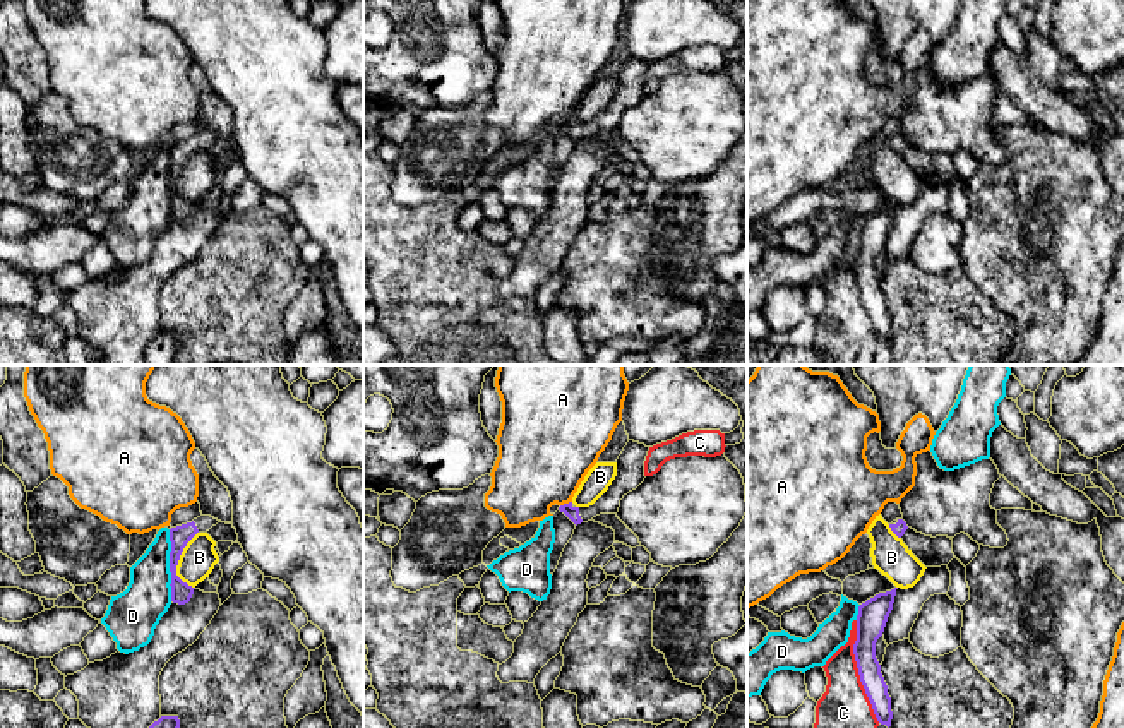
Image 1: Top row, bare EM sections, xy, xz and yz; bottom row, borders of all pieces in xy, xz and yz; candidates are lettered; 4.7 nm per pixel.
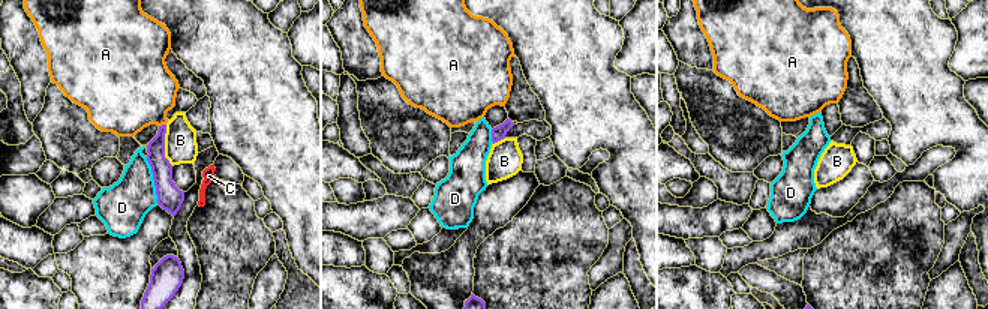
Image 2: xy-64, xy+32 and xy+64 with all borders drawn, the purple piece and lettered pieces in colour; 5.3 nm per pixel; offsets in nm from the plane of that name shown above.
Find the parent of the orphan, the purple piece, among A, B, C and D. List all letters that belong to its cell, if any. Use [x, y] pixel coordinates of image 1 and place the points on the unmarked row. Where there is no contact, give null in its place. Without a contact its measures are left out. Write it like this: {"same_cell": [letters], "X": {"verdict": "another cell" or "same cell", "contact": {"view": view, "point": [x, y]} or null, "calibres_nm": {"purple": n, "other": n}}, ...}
{"same_cell": [], "A": {"verdict": "another cell", "contact": {"view": "xz", "point": [566, 120]}, "calibres_nm": {"purple": 60, "other": 420}}, "B": {"verdict": "another cell", "contact": {"view": "xy", "point": [179, 175]}, "calibres_nm": {"purple": 100, "other": 160}}, "C": {"verdict": "another cell", "contact": {"view": "yz", "point": [859, 288]}, "calibres_nm": {"purple": 140, "other": 280}}, "D": {"verdict": "another cell", "contact": {"view": "xy", "point": [170, 182]}, "calibres_nm": {"purple": 100, "other": 220}}}

